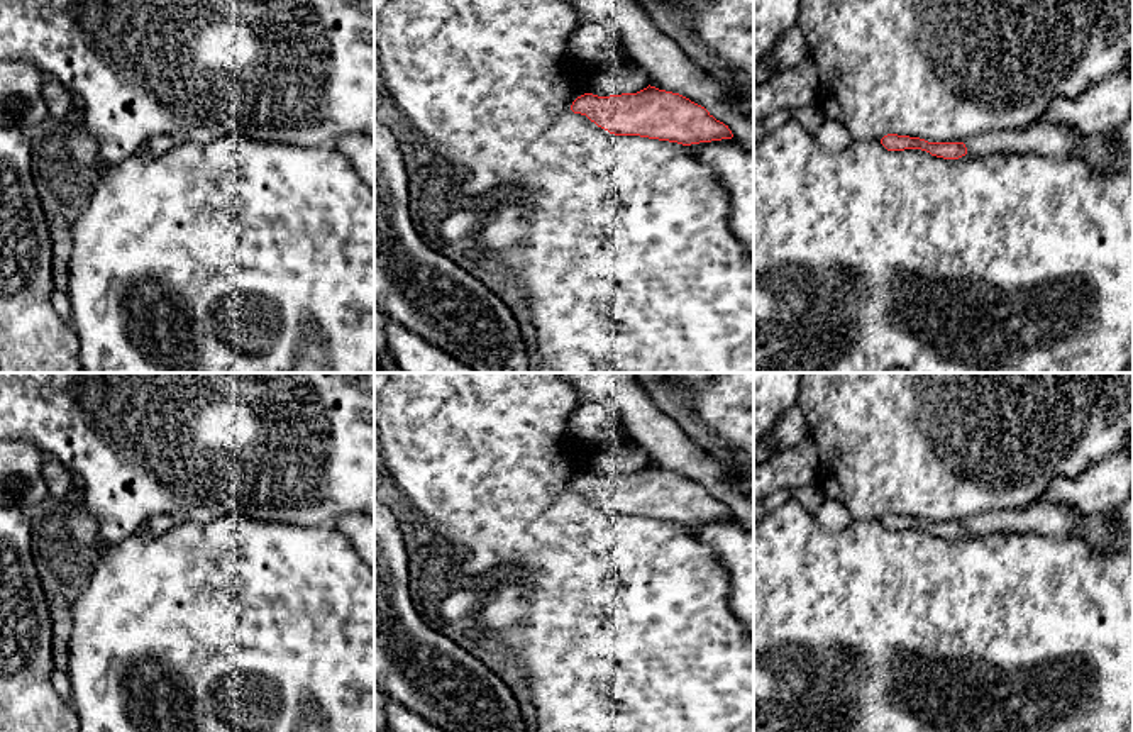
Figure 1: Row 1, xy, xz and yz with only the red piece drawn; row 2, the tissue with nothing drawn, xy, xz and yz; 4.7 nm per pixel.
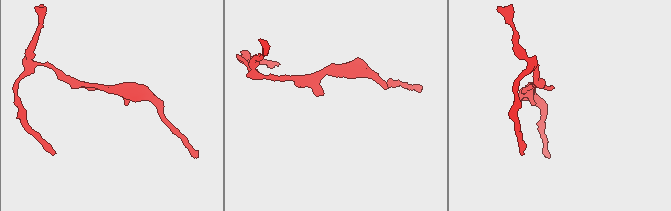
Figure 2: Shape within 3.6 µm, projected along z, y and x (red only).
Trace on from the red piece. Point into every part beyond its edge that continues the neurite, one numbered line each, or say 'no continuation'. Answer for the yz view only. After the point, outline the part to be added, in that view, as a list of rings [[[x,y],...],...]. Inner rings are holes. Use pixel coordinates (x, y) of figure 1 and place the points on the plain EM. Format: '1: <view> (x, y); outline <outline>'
1: yz (1045, 519); outline [[[1036,502],[1023,510],[994,510],[970,517],[965,535],[986,534],[1038,534],[1045,537],[1067,535],[1086,520],[1077,510]]]

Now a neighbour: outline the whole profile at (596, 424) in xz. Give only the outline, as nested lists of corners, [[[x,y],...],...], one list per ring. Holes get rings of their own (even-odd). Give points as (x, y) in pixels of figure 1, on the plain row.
[[[583,402],[569,420],[569,434],[596,447],[616,437],[628,437],[620,417],[606,405]]]

